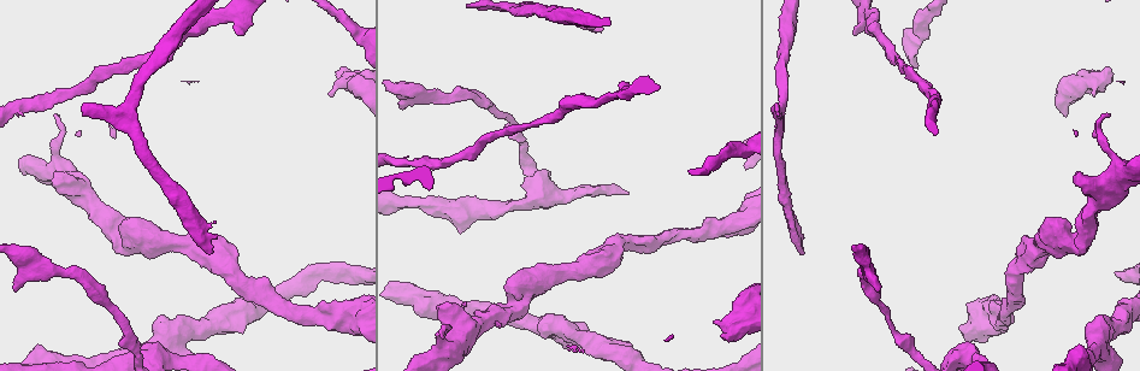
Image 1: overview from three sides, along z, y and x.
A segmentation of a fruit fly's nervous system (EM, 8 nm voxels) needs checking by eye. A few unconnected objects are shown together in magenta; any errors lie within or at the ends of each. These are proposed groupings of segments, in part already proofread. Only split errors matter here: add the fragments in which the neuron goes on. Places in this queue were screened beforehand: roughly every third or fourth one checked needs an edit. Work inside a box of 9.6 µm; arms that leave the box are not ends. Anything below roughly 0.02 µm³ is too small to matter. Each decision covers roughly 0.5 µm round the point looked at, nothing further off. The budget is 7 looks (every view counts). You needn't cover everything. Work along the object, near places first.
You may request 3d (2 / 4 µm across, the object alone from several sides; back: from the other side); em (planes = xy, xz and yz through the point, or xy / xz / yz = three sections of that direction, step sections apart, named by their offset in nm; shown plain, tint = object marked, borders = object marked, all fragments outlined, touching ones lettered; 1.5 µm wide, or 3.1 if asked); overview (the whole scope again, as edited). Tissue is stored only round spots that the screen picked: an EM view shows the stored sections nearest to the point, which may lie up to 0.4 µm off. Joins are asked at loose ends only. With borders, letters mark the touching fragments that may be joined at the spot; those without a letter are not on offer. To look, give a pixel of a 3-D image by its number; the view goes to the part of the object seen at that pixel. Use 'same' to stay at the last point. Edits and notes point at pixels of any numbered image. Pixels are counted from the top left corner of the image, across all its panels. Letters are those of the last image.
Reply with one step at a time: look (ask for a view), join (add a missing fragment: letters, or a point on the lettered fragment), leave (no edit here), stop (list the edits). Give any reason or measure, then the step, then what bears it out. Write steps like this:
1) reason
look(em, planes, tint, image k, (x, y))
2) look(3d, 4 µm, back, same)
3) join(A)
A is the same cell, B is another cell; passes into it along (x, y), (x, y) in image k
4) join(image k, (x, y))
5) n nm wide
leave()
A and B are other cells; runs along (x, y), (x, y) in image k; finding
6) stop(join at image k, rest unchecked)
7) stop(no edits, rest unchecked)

free end
look(em, planes, borders, image 1, (627, 84))

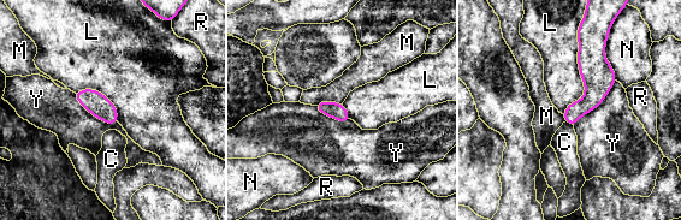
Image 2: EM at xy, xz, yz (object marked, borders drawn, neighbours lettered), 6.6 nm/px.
leave()
C, L, M, N, R and Y are other cells; border along (576, 30), (584, 95), (563, 114) in image 2; no lettered fragment goes on from it

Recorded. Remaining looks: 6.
thin end
look(3d, 4 µm, back, image 1, (1110, 113))

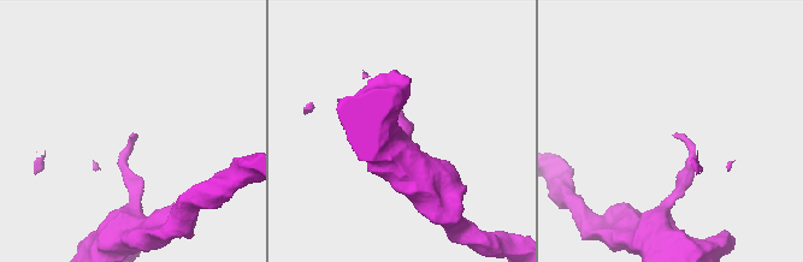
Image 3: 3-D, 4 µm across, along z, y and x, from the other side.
need the tissue
look(em, planes, borders, image 3, (673, 136))

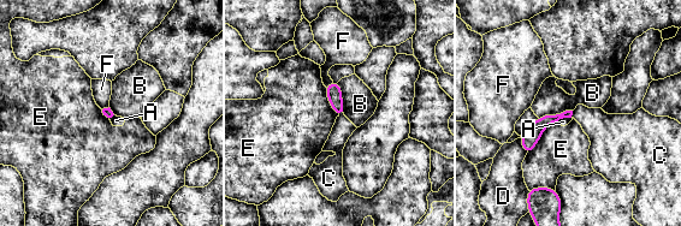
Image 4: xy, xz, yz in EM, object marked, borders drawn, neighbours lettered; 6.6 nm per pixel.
leave()
A, B, C, D, E and F are other cells; runs along (568, 113), (548, 119), (527, 150) in image 4; none of them fits

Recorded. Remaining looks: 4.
stop(no edits, rest unchecked)

